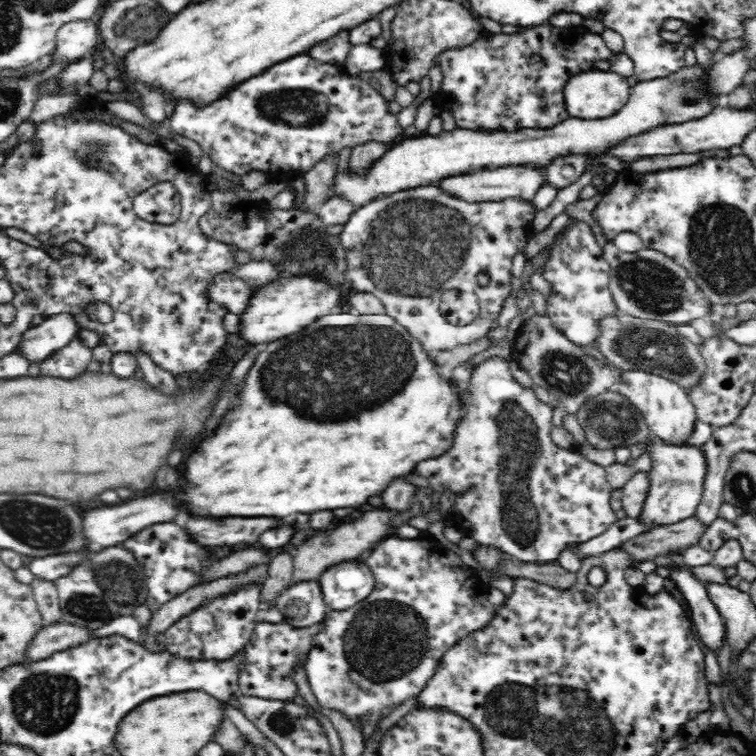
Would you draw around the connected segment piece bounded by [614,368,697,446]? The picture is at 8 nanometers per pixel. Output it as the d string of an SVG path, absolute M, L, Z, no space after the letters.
M639 368L620 373L621 379L614 388L642 413L650 429L650 437L660 438L667 445L690 446L688 440L690 440L690 433L697 415L687 390L676 382L672 382L672 379Z

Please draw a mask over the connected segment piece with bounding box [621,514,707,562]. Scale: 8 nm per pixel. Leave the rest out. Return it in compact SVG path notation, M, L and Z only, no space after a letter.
M696 515L674 524L654 527L627 540L621 546L632 555L632 562L653 560L658 555L690 548L706 532L706 525Z

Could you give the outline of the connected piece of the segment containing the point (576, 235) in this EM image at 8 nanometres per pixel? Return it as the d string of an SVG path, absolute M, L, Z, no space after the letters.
M578 221L551 244L550 258L542 276L552 284L552 294L546 300L548 318L570 342L578 348L592 348L602 333L602 321L617 314L609 289L610 265L602 255L592 228Z

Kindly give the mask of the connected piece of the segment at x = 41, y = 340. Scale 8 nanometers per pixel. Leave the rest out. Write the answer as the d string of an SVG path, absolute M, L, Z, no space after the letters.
M71 312L49 315L41 324L23 333L23 341L17 352L22 353L22 357L30 363L42 362L54 351L74 340L80 329L78 319Z

